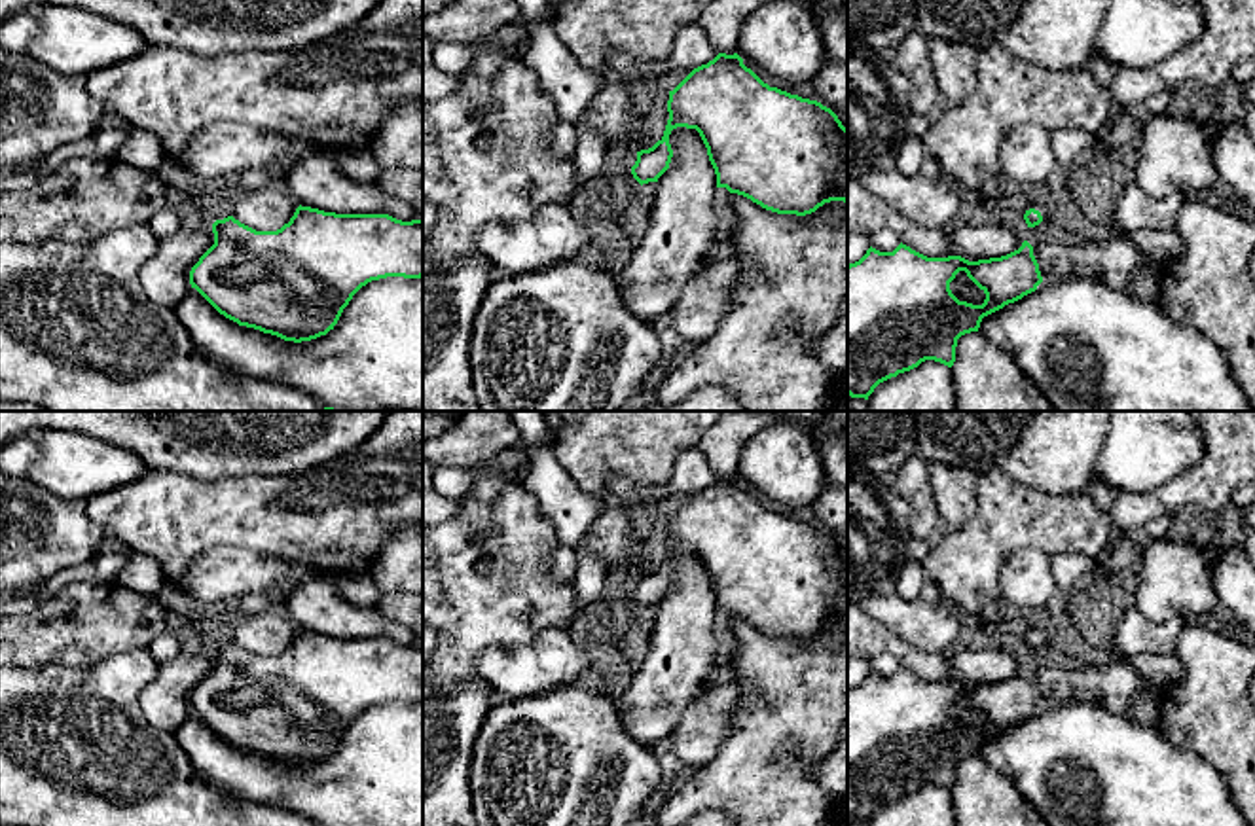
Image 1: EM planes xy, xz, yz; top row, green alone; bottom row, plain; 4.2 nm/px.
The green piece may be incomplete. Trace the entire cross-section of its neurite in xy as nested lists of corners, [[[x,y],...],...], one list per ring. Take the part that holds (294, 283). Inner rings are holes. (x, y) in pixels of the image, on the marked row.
[[[298,206],[288,224],[277,231],[256,231],[233,216],[212,224],[214,244],[190,271],[190,284],[220,314],[239,326],[277,335],[284,341],[311,341],[337,324],[353,296],[372,280],[387,277],[423,277],[423,220],[402,222],[389,214],[336,214]]]

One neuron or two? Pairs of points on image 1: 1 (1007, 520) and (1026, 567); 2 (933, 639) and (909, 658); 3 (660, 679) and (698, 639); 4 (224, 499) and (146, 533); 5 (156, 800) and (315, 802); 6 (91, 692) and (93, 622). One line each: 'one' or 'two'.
1: two
2: two
3: one
4: one
5: two
6: two

